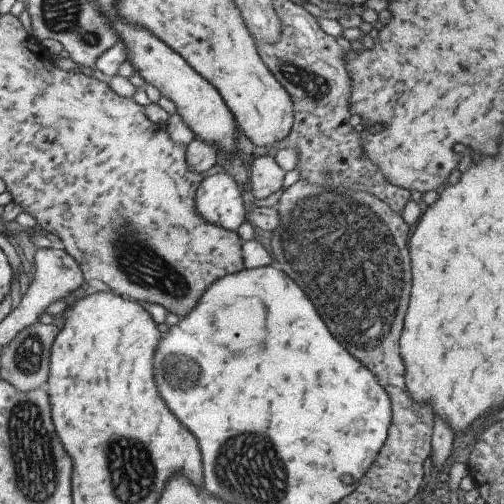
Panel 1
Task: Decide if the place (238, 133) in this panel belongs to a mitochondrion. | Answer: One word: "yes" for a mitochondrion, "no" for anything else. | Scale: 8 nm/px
no

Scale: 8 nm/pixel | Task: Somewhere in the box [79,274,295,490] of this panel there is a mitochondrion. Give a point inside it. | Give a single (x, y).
(181, 373)

